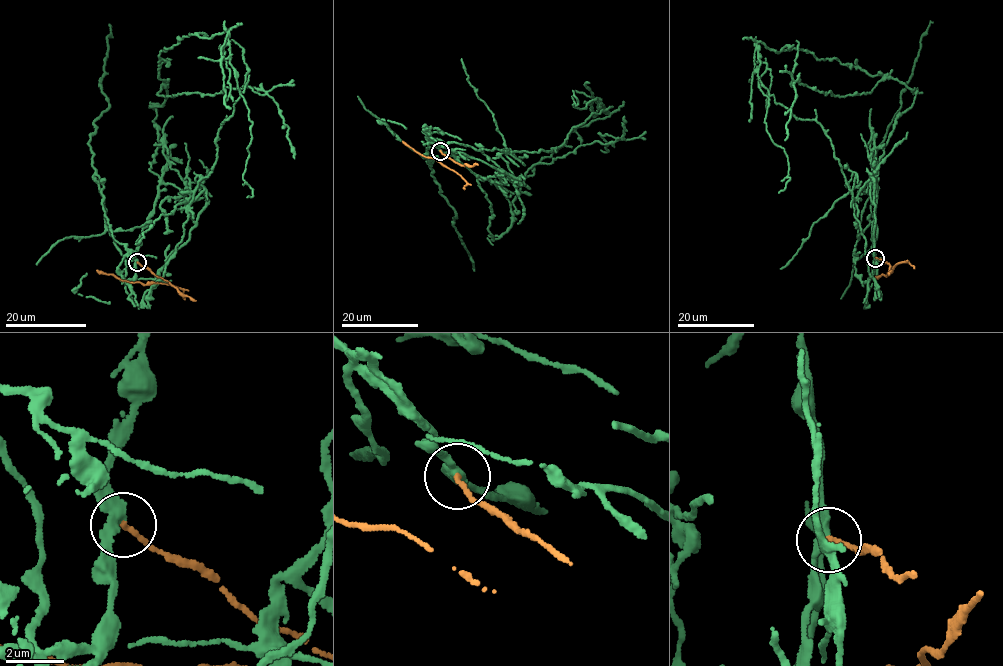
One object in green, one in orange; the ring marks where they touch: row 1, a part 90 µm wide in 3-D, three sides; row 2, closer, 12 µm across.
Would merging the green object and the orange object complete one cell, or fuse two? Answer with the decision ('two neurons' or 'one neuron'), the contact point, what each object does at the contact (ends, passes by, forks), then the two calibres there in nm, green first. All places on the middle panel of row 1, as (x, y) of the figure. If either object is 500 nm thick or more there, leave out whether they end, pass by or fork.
two neurons; place (440, 151); green passes by; orange ends; calibres 280 and 170 nm

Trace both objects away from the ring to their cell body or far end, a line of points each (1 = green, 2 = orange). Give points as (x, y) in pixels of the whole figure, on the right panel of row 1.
1: (875, 257), (875, 165), (916, 92), (833, 58), (757, 43), (767, 132), (788, 163), (789, 180), (779, 193)
2: (875, 258), (895, 264), (888, 275), (875, 277)

